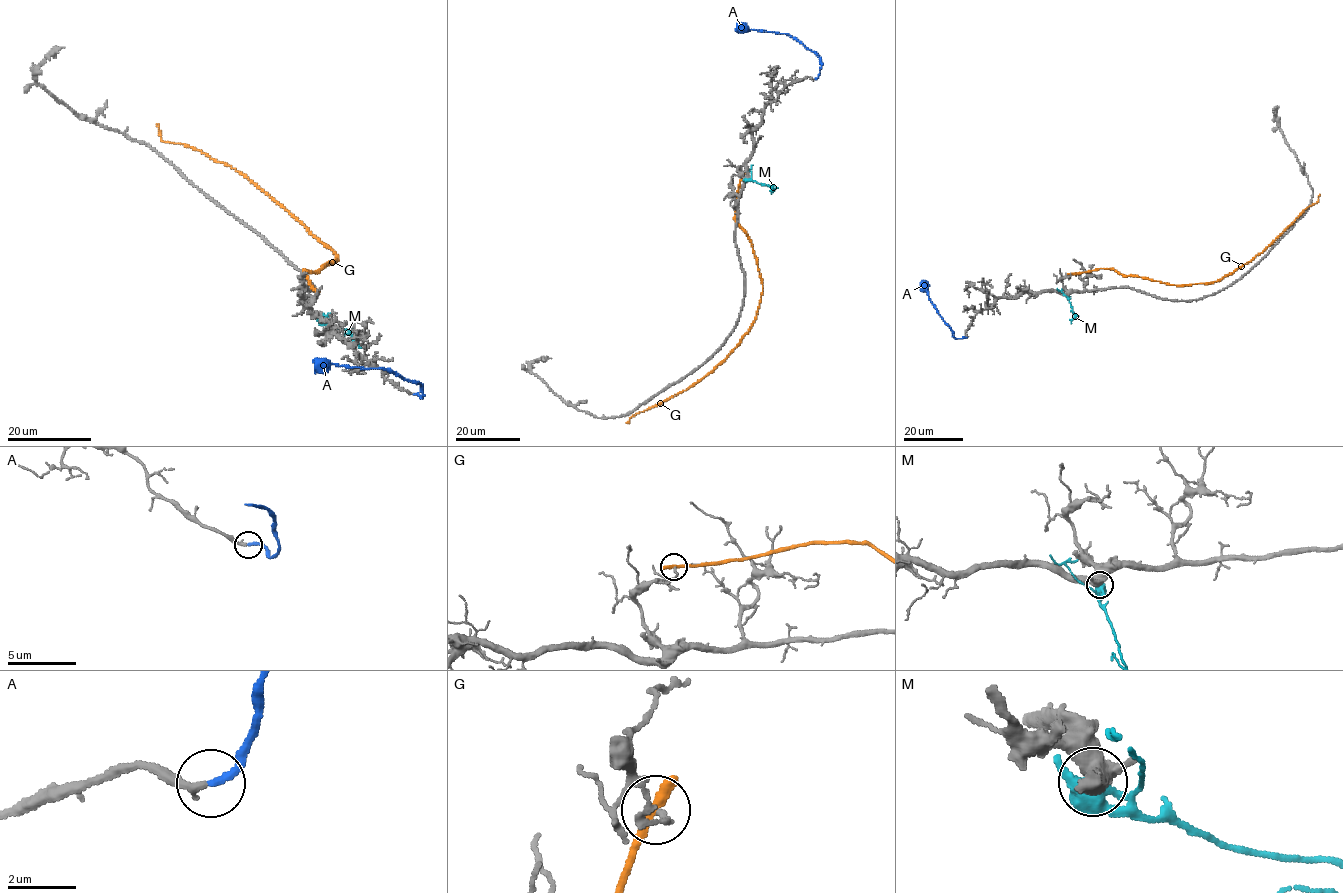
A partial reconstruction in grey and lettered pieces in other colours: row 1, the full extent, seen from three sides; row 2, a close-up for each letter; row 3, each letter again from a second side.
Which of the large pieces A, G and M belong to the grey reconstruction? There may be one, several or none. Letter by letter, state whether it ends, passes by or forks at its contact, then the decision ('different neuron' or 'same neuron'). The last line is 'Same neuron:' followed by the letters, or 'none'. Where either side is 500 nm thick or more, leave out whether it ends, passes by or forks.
A: it ends | same neuron
G: it ends | different neuron
M: it forks | different neuron
Same neuron: A

